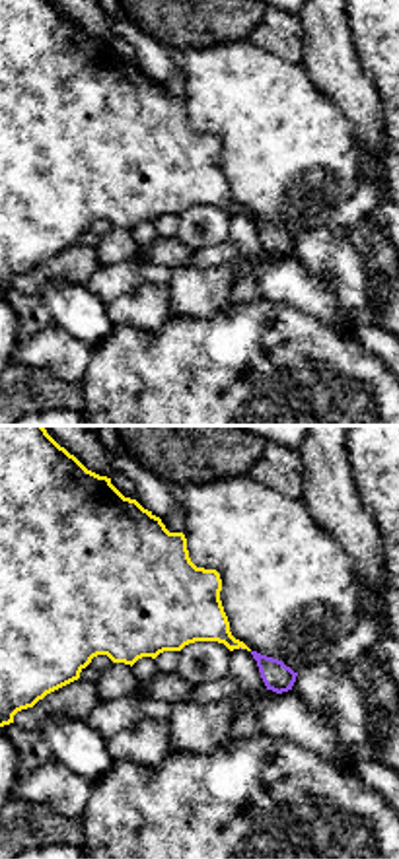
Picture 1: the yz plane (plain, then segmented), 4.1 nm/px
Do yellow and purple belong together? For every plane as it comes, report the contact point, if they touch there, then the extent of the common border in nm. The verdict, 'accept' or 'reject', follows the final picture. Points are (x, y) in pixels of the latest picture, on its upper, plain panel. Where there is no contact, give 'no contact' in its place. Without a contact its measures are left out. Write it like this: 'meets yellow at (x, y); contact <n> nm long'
meets yellow at (240, 210); contact 20 nm long

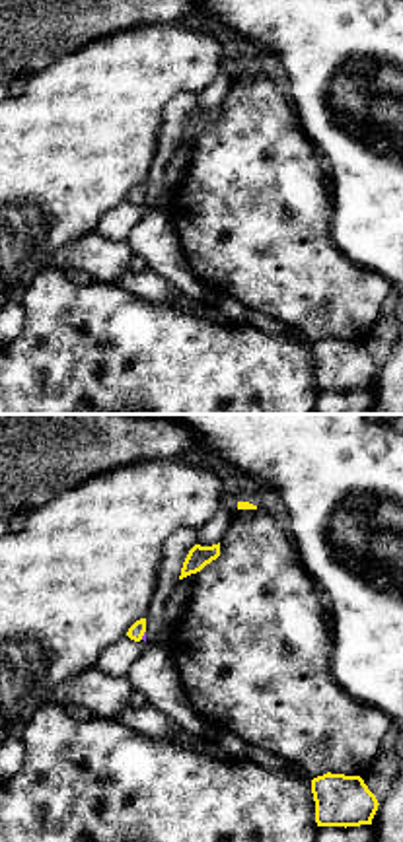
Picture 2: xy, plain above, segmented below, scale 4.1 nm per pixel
meets yellow at (143, 199); contact 40 nm long

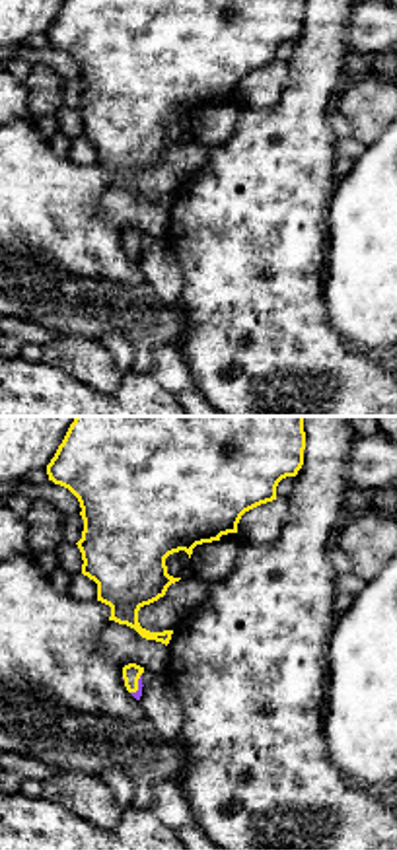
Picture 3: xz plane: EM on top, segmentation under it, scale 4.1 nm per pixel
meets yellow at (137, 249); contact 100 nm long

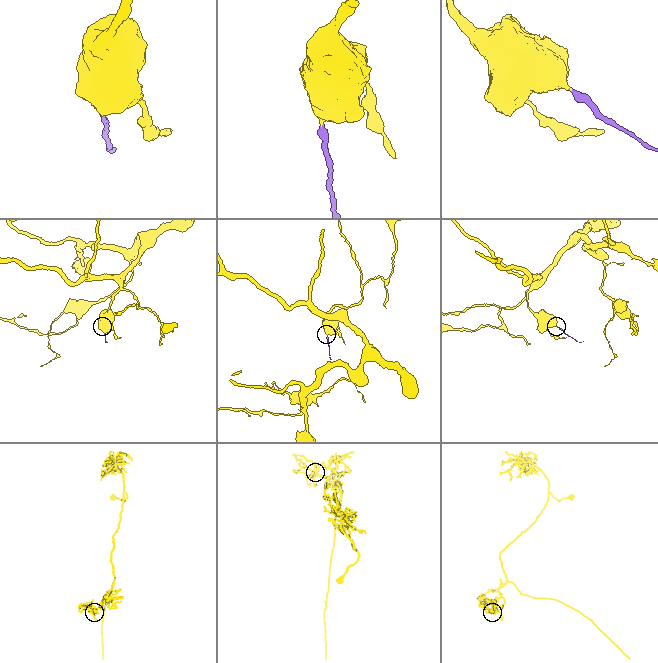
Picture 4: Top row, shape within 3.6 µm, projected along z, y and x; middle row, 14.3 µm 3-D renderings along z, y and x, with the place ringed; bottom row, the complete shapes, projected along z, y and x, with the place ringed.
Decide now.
accept

